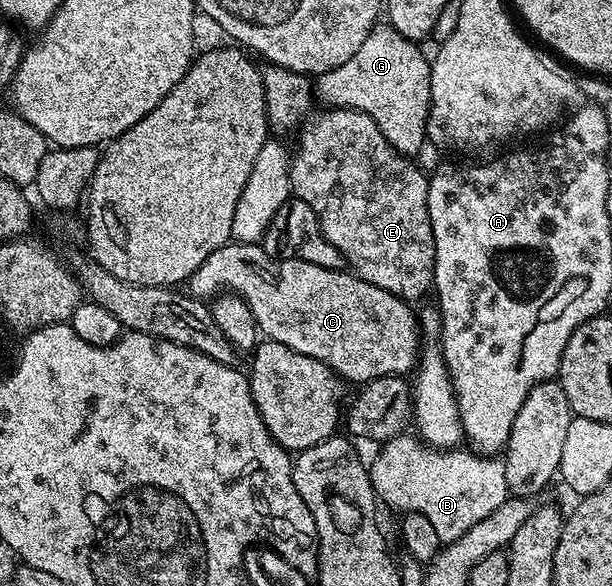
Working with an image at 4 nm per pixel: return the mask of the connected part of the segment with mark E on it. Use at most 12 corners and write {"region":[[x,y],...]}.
{"region":[[319,109],[290,189],[359,278],[434,284],[428,178],[359,110]]}

